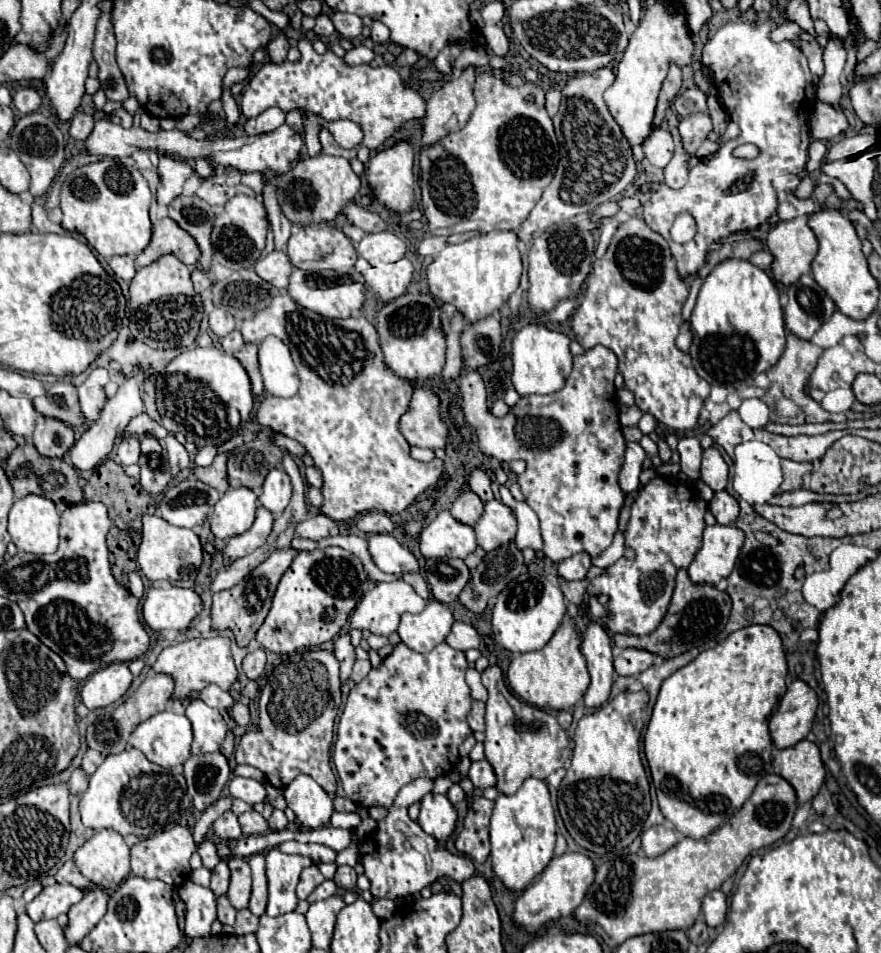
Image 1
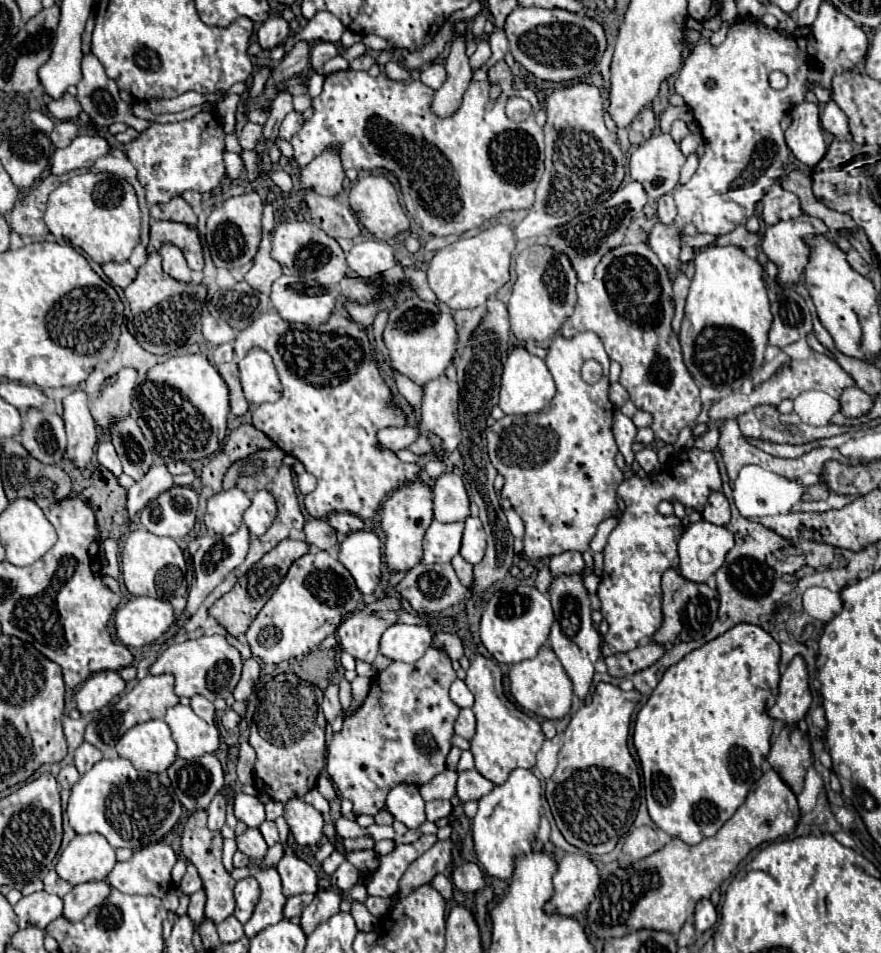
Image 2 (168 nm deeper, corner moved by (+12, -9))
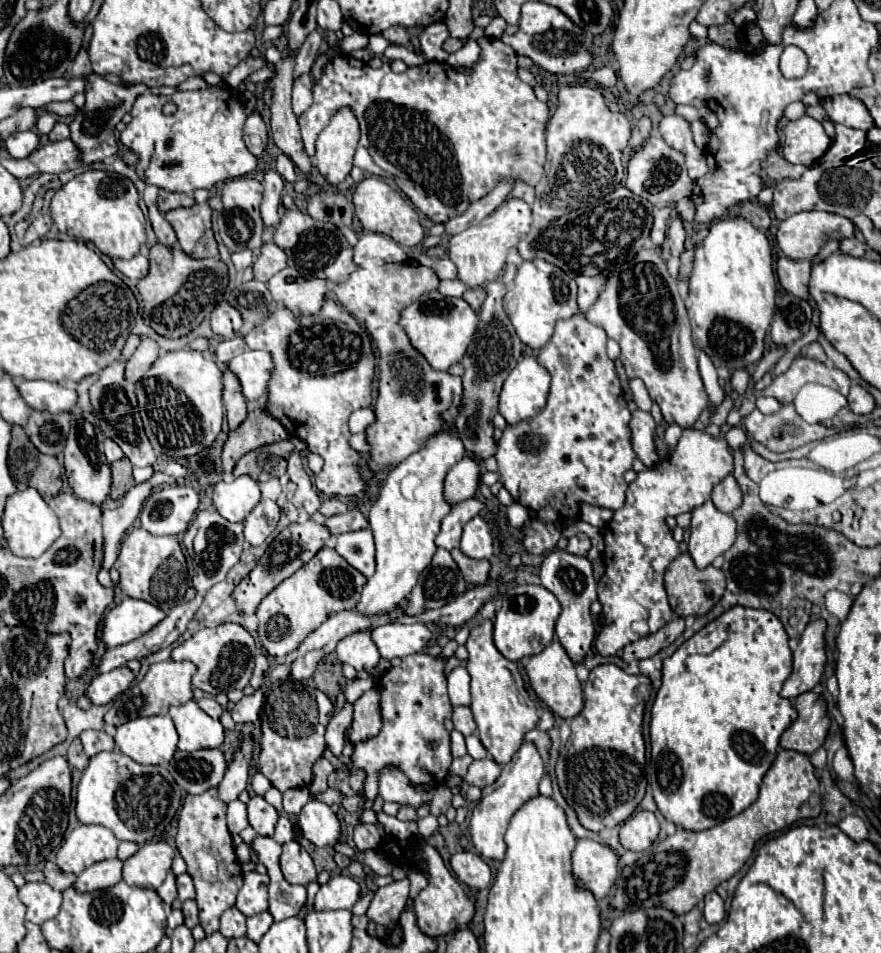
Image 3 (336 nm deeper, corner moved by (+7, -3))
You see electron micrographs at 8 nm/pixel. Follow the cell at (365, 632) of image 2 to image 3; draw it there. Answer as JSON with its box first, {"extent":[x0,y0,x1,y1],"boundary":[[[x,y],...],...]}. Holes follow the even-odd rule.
{"extent":[336,630,380,670],"boundary":[[[368,630],[348,634],[338,642],[336,652],[340,662],[352,664],[356,670],[370,670],[380,660],[380,652],[376,652],[376,644],[372,644],[372,636]]]}

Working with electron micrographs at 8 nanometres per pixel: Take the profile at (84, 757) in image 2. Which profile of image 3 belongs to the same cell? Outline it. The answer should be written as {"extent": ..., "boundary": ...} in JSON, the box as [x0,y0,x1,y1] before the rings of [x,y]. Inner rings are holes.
{"extent":[80,730,114,756],"boundary":[[[88,730],[80,734],[80,742],[84,746],[84,752],[88,756],[94,756],[96,752],[102,750],[112,750],[114,748],[114,738],[108,736],[104,730]]]}

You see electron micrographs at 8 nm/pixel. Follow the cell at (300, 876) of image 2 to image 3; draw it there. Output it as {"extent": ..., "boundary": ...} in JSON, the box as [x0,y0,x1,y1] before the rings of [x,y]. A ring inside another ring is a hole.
{"extent":[280,842,316,884],"boundary":[[[288,842],[282,846],[282,856],[280,856],[280,868],[282,868],[282,874],[284,878],[290,882],[290,884],[310,884],[310,882],[316,882],[316,868],[314,868],[314,862],[310,858],[310,854],[298,844],[298,842]]]}

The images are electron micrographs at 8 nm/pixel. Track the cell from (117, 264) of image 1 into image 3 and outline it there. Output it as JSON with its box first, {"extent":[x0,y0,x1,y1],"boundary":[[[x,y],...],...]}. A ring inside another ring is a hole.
{"extent":[114,254,148,282],"boundary":[[[136,254],[134,258],[128,258],[128,260],[118,260],[118,258],[116,258],[116,260],[114,260],[114,268],[116,268],[122,276],[138,282],[140,278],[144,278],[144,276],[148,274],[148,258],[146,258],[144,254]]]}

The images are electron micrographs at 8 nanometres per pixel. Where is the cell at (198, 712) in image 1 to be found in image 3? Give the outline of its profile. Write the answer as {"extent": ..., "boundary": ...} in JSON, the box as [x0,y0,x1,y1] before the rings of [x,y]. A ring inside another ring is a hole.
{"extent":[170,700,224,752],"boundary":[[[190,700],[188,704],[172,706],[170,718],[178,730],[178,748],[194,752],[200,748],[218,748],[224,742],[224,728],[220,720],[212,720],[200,706]]]}

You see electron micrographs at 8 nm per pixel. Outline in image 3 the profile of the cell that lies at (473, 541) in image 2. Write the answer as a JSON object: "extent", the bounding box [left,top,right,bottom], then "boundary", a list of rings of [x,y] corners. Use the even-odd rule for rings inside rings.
{"extent":[460,516,494,558],"boundary":[[[474,516],[464,526],[460,550],[470,558],[490,558],[494,554],[494,538],[482,516]]]}

